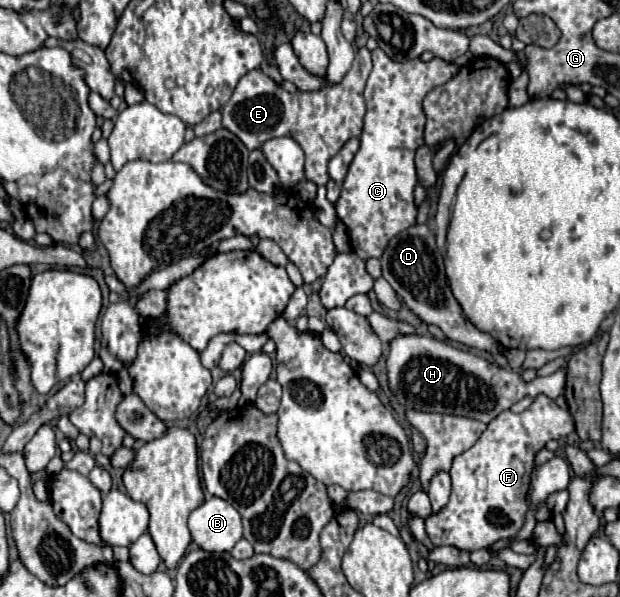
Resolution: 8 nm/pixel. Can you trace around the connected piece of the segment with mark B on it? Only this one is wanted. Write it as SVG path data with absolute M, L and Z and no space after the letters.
M208 498L190 518L192 540L206 552L228 552L242 538L242 520L236 508L222 498Z

